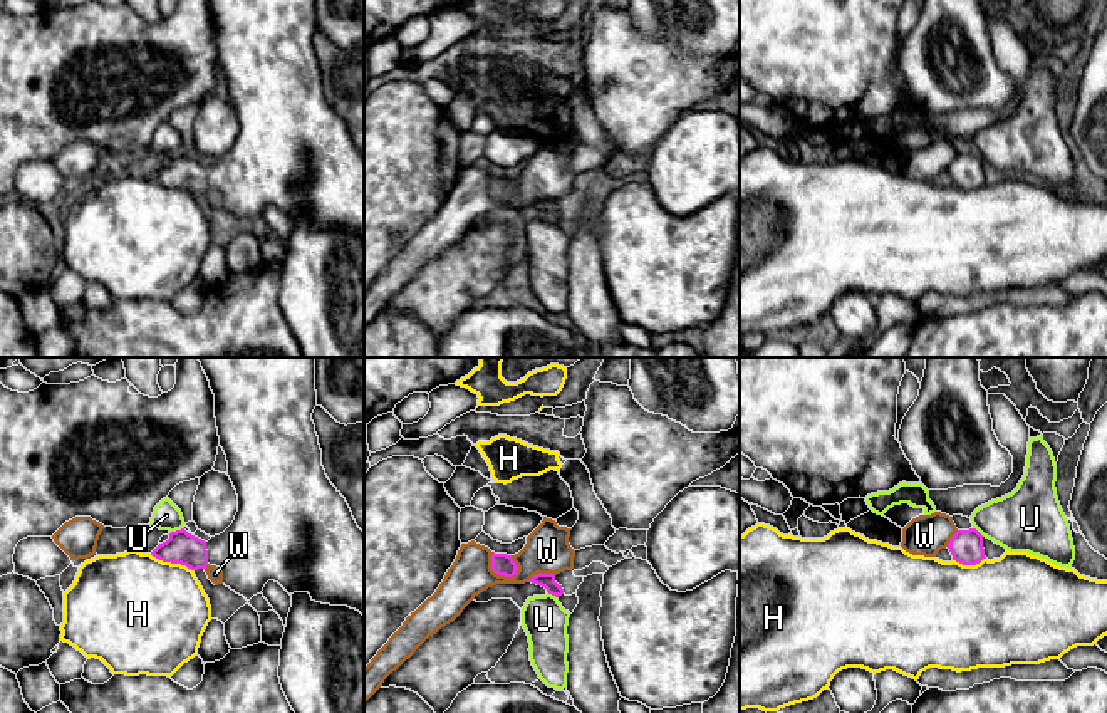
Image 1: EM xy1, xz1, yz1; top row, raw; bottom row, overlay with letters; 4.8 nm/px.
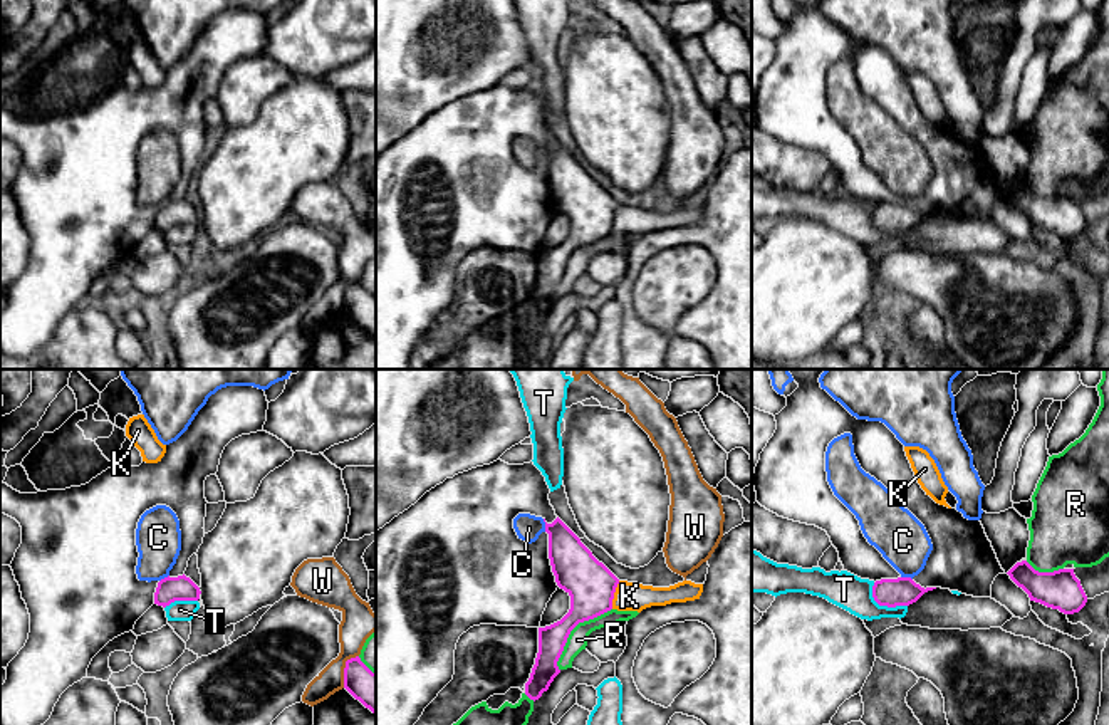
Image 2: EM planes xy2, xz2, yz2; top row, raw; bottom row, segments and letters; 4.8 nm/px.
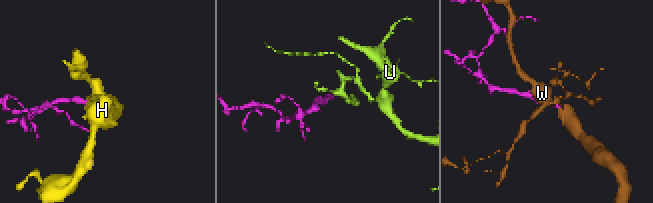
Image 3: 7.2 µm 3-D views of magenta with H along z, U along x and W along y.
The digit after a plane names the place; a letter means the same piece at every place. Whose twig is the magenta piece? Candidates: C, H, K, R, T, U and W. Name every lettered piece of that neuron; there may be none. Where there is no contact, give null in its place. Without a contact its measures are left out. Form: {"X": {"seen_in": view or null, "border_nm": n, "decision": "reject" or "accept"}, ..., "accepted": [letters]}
{"C": {"seen_in": "xz2", "border_nm": 70, "decision": "reject"}, "H": {"seen_in": "xy1", "border_nm": 220, "decision": "reject"}, "K": {"seen_in": "xz2", "border_nm": 140, "decision": "reject"}, "R": {"seen_in": "xz2", "border_nm": 400, "decision": "reject"}, "T": {"seen_in": "yz2", "border_nm": 200, "decision": "reject"}, "U": {"seen_in": "xy1", "border_nm": 70, "decision": "reject"}, "W": {"seen_in": "xz1", "border_nm": 160, "decision": "reject"}, "accepted": []}

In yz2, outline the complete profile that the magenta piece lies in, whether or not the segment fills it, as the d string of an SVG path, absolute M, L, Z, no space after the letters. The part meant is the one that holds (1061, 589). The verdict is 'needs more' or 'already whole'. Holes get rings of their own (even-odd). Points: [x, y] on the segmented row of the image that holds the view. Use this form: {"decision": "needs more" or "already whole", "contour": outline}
{"decision": "already whole", "contour": "M1022 561L1007 574L1028 594L1030 601L1059 609L1064 614L1079 613L1087 602L1087 596L1074 569L1039 572L1027 561Z"}

